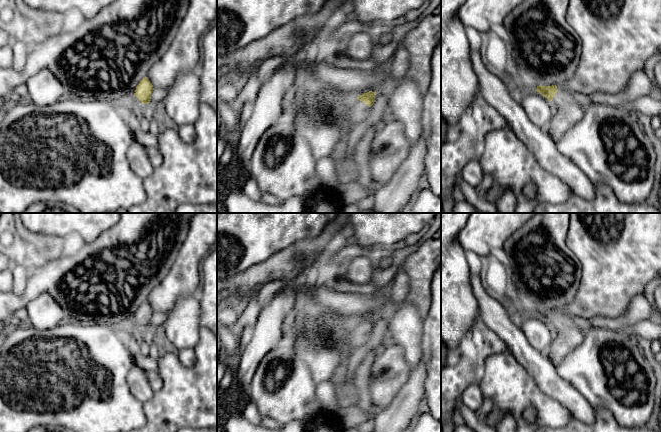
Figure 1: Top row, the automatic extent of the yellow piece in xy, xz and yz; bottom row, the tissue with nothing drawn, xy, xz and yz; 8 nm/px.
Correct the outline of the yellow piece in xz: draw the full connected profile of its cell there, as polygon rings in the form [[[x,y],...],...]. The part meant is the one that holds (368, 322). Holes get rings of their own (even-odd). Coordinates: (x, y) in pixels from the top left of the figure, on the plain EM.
[[[369,315],[351,326],[346,342],[344,365],[349,365],[361,351],[371,346],[371,330],[375,326],[375,319],[376,316]]]

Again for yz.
[[[539,309],[535,315],[546,321],[553,329],[553,340],[548,348],[548,357],[554,365],[558,365],[583,341],[585,326],[567,314],[558,314],[556,309]]]

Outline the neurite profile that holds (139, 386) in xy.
[[[133,363],[127,375],[127,382],[130,392],[140,402],[145,403],[152,398],[153,390],[150,387],[146,370],[142,366]]]

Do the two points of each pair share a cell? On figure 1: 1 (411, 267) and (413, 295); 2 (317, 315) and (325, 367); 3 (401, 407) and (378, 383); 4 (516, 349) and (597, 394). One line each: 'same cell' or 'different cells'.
1: same cell
2: same cell
3: different cells
4: different cells

